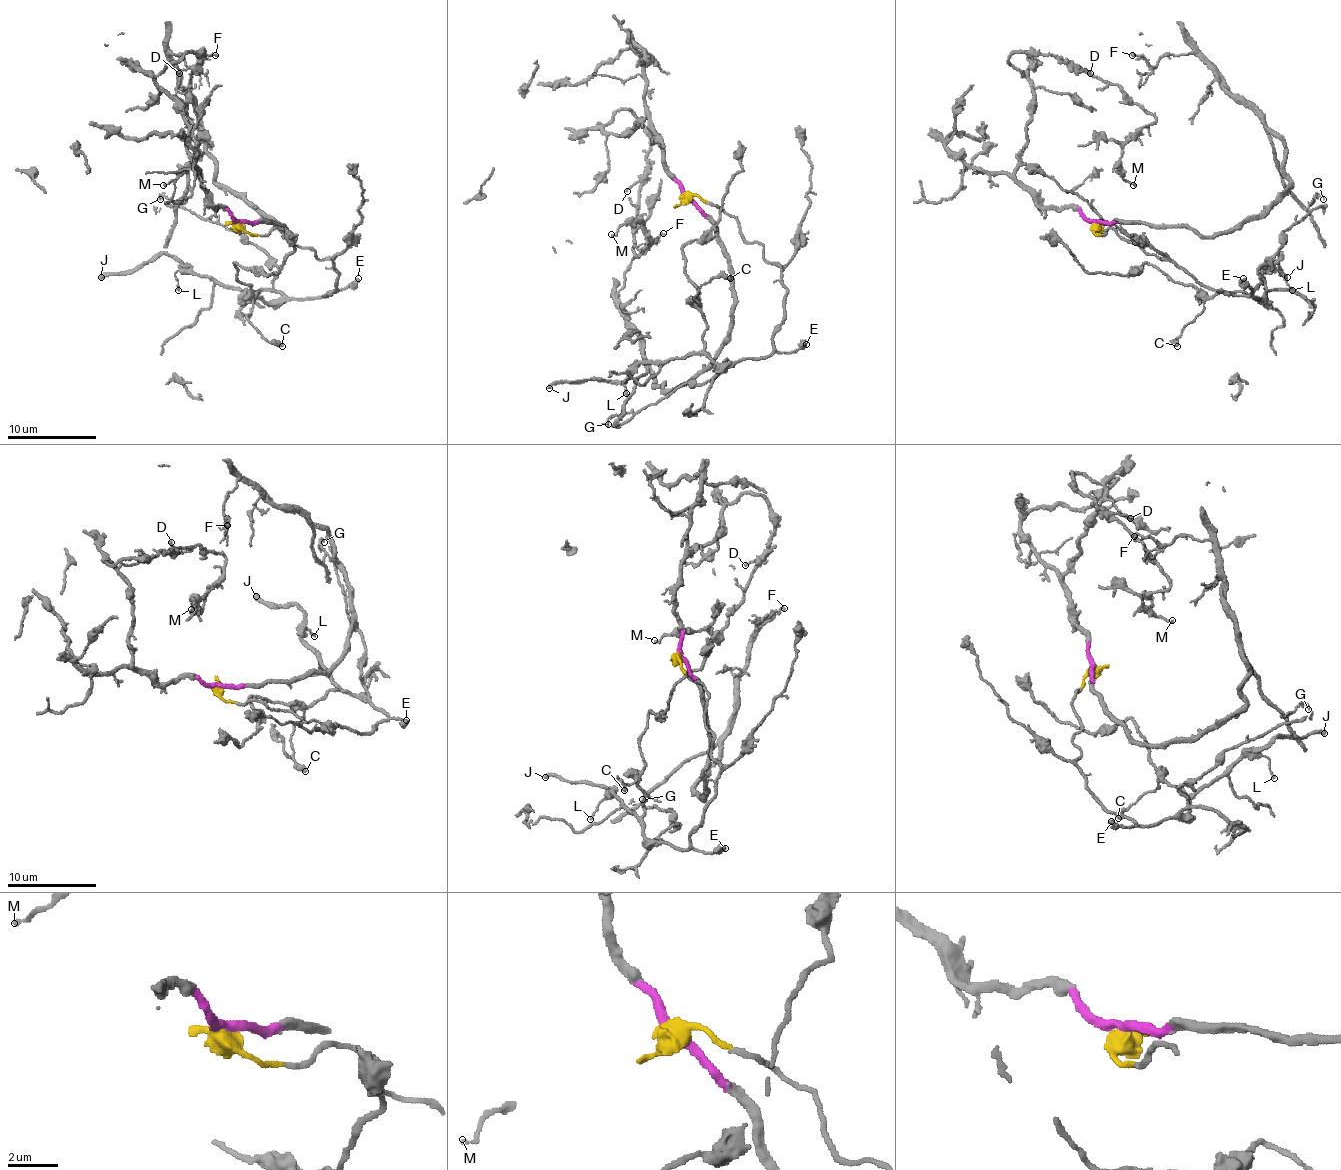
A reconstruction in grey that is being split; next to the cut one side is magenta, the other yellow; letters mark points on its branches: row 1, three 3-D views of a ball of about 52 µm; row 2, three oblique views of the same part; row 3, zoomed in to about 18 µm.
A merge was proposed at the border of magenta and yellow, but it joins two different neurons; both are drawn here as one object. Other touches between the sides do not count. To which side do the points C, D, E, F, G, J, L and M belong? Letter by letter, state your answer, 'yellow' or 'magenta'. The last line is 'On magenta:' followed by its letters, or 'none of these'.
C: yellow
D: magenta
E: yellow
F: magenta
G: magenta
J: yellow
L: yellow
M: magenta
On magenta: D, F, G, M

